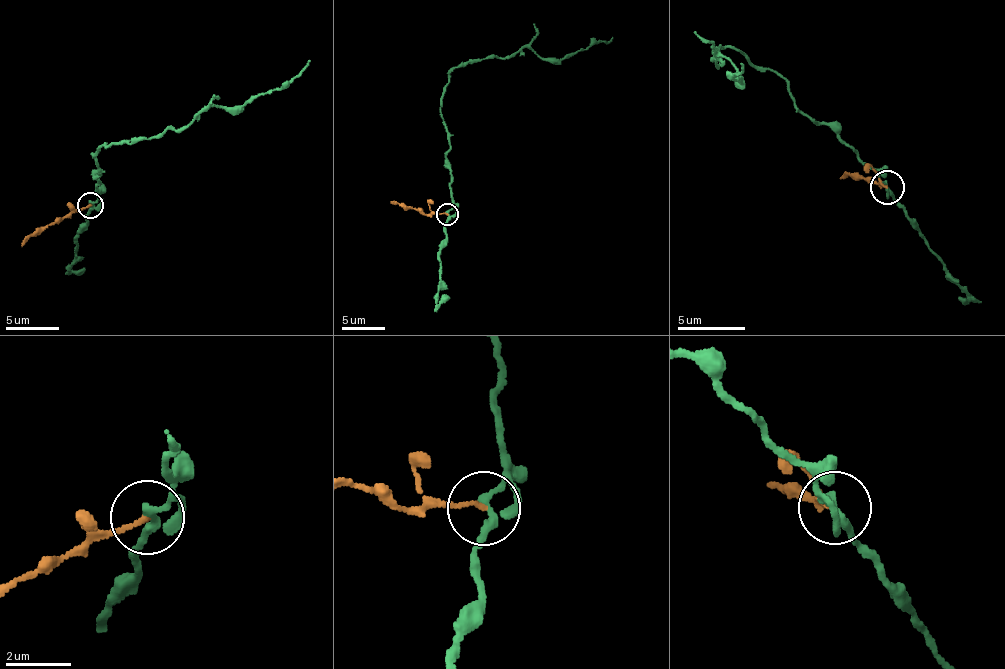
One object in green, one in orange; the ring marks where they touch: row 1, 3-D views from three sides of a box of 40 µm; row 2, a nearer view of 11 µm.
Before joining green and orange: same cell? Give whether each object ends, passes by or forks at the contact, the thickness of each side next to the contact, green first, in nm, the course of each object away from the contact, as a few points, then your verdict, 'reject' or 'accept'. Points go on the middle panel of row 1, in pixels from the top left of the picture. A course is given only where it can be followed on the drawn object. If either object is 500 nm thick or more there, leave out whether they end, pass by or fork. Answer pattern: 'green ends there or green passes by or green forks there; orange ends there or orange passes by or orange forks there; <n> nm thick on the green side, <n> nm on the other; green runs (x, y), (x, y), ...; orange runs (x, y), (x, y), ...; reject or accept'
green passes by; orange ends there; 260 nm thick on the green side, 130 nm on the other; green runs (448, 214), (453, 204), (441, 97), (453, 69), (511, 57), (525, 48), (540, 58), (562, 60), (612, 40); orange runs (448, 214), (420, 213), (390, 202); reject

